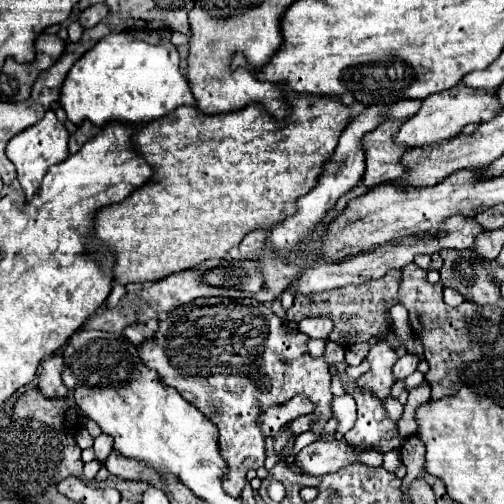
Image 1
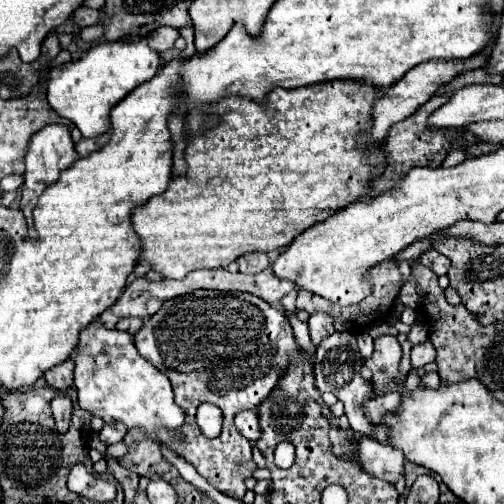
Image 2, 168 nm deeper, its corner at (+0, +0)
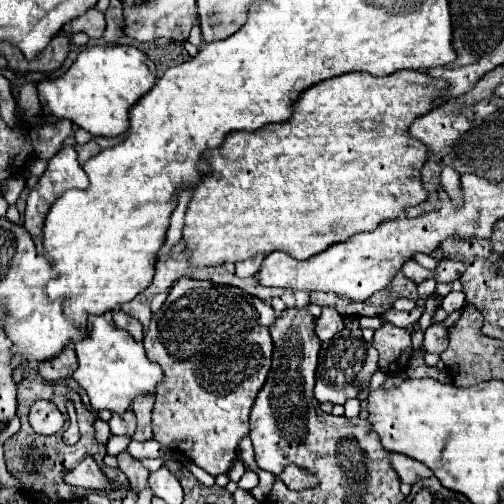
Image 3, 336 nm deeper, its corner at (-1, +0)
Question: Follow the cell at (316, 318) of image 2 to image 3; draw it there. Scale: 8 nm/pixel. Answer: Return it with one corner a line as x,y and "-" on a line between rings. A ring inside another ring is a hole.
325,308
315,322
315,334
319,340
331,340
337,332
343,330
343,318
333,308

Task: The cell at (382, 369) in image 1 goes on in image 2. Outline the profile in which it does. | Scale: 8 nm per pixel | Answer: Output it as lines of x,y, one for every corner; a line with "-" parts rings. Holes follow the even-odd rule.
380,336
374,340
374,354
366,360
366,366
372,370
372,386
378,394
398,390
400,384
394,382
398,376
398,366
402,360
402,348
396,336

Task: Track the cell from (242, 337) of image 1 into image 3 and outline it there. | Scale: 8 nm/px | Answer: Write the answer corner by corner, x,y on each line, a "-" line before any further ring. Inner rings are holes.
179,280
165,304
153,314
143,344
149,360
161,364
165,380
156,392
153,407
153,438
167,448
181,450
211,476
229,474
237,460
239,442
249,436
249,412
271,370
273,340
269,326
277,320
271,304
233,286
205,280

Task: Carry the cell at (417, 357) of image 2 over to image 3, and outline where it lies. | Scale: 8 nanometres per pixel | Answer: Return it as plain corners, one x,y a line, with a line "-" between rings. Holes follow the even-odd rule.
431,324
425,330
425,340
423,340
423,350
441,354
447,348
447,328
443,324

